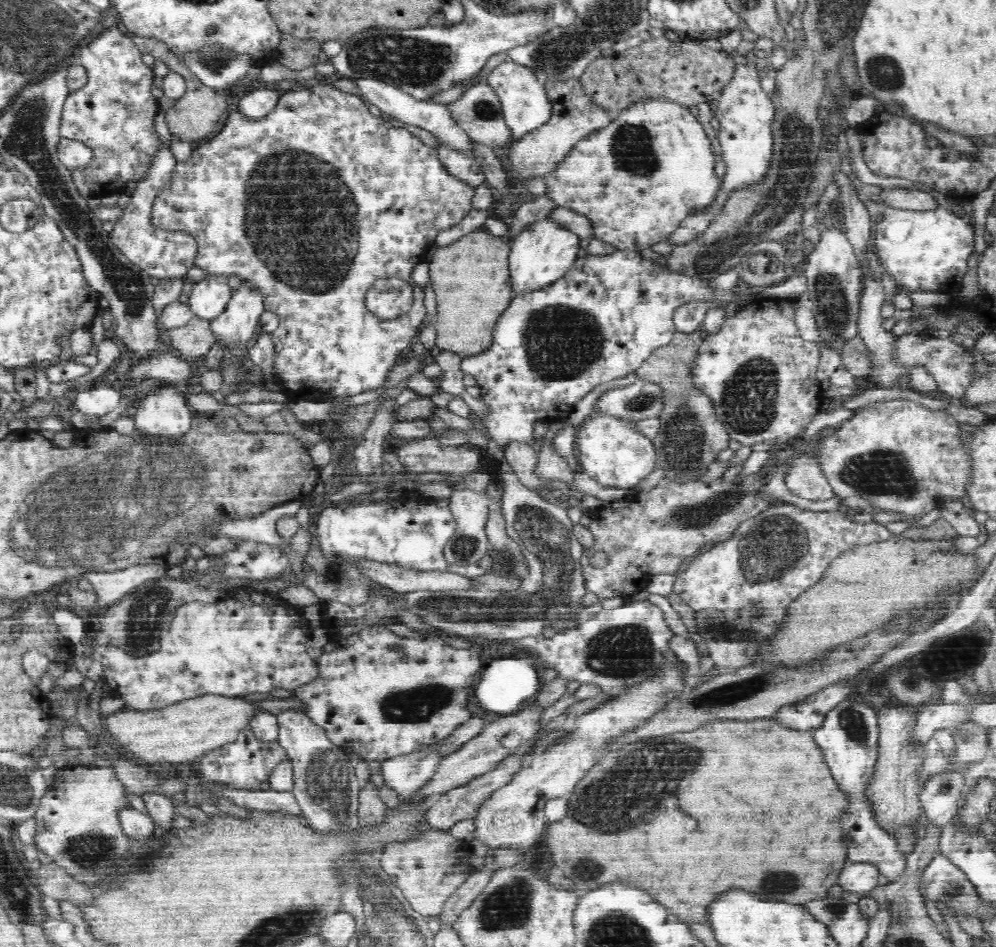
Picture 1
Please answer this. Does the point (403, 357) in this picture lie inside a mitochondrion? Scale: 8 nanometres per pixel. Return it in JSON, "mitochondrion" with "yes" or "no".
{"mitochondrion":"no"}

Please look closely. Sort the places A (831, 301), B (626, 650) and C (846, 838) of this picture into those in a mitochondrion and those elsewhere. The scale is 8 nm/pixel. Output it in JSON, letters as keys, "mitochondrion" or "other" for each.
{"A":"mitochondrion","B":"mitochondrion","C":"other"}

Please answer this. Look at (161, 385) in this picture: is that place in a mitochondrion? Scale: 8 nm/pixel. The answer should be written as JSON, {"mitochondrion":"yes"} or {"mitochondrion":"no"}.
{"mitochondrion":"no"}

